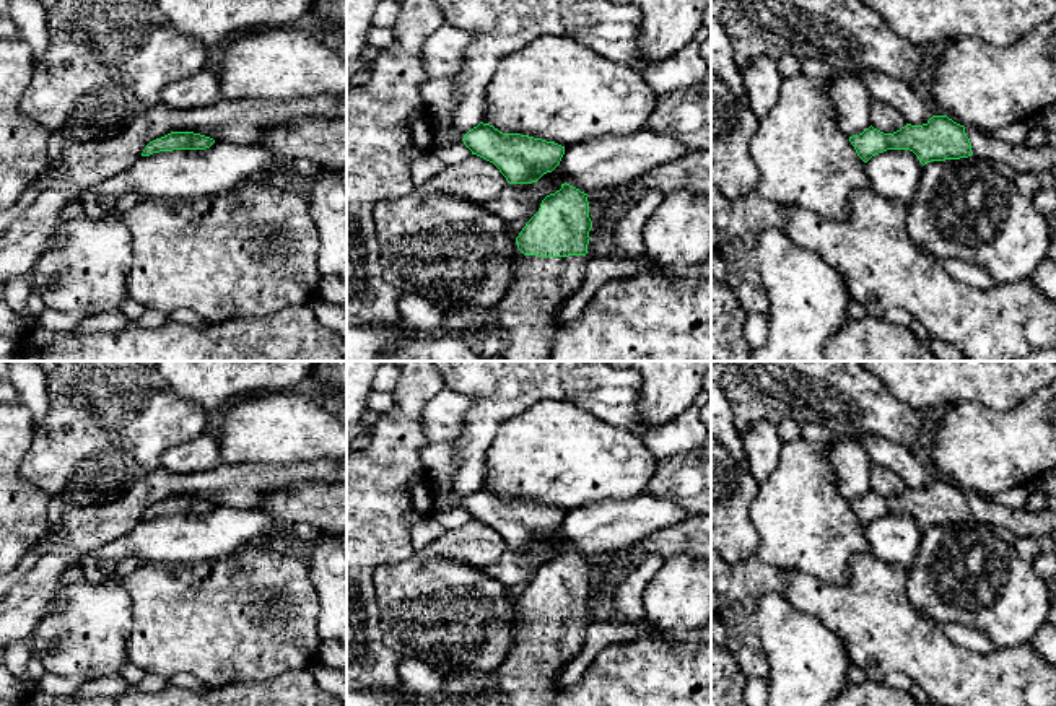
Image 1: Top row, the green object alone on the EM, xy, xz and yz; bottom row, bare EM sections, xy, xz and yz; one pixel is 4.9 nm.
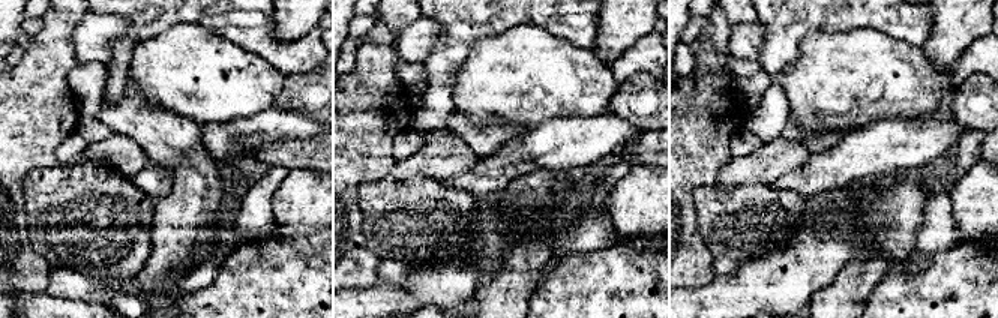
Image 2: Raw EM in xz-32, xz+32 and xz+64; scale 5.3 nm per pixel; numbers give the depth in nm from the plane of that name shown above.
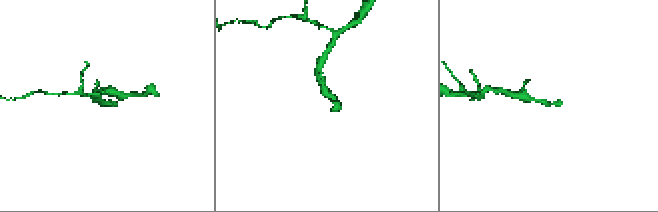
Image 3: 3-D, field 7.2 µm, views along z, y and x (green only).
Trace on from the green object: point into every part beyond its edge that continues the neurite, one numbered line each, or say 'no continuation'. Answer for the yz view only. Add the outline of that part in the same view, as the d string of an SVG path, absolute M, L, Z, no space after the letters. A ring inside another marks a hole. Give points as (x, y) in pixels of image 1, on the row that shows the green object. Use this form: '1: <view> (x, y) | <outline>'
1: yz (1022, 158) | M965 129L975 158L1009 164L1017 174L1051 172L1056 177L1056 148L1012 145L994 138L989 132Z

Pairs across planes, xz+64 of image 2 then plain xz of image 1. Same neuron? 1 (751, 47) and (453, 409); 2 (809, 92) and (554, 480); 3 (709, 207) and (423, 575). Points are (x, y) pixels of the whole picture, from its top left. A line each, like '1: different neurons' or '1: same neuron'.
1: same neuron
2: same neuron
3: same neuron

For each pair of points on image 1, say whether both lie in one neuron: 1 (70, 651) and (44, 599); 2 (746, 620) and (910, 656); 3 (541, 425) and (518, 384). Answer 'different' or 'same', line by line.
1: different
2: same
3: different

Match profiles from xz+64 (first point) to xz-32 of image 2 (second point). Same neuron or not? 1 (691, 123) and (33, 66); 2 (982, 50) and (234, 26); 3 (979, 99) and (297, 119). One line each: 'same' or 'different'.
1: same
2: same
3: different

